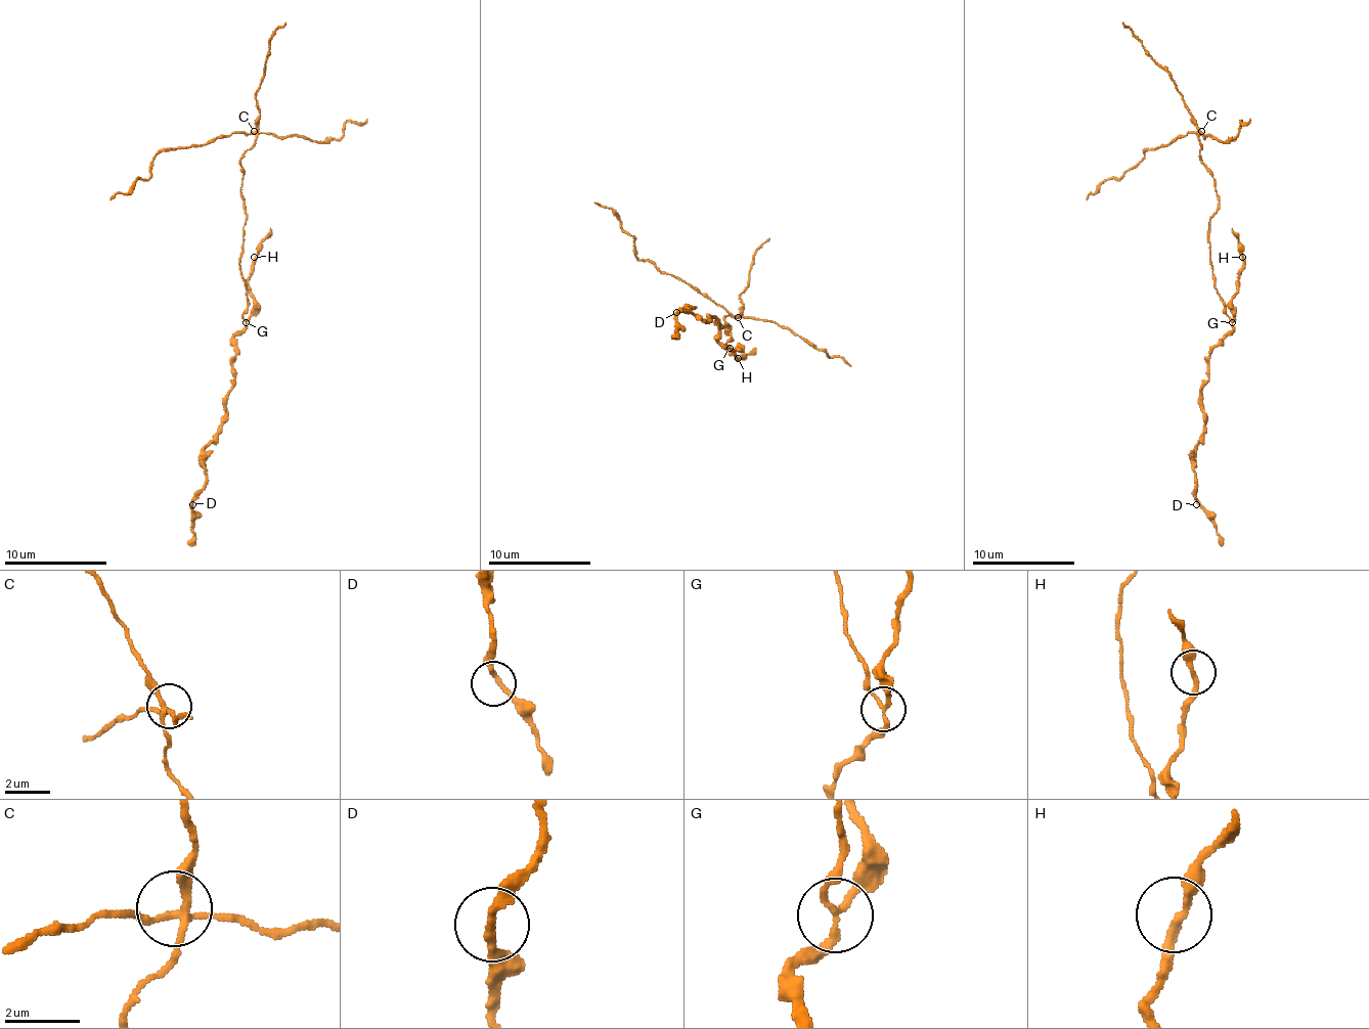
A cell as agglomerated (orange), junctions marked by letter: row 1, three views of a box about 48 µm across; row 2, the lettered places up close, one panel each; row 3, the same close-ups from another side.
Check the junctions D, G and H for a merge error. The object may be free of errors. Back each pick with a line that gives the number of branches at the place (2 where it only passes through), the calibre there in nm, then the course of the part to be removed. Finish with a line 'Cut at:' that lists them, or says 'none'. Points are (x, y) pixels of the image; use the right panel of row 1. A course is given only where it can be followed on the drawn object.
G: branches 3; calibre 170 nm; course (1232, 321), (1209, 260), (1217, 190), (1199, 133), (1145, 151), (1086, 200)
Cut at: G

